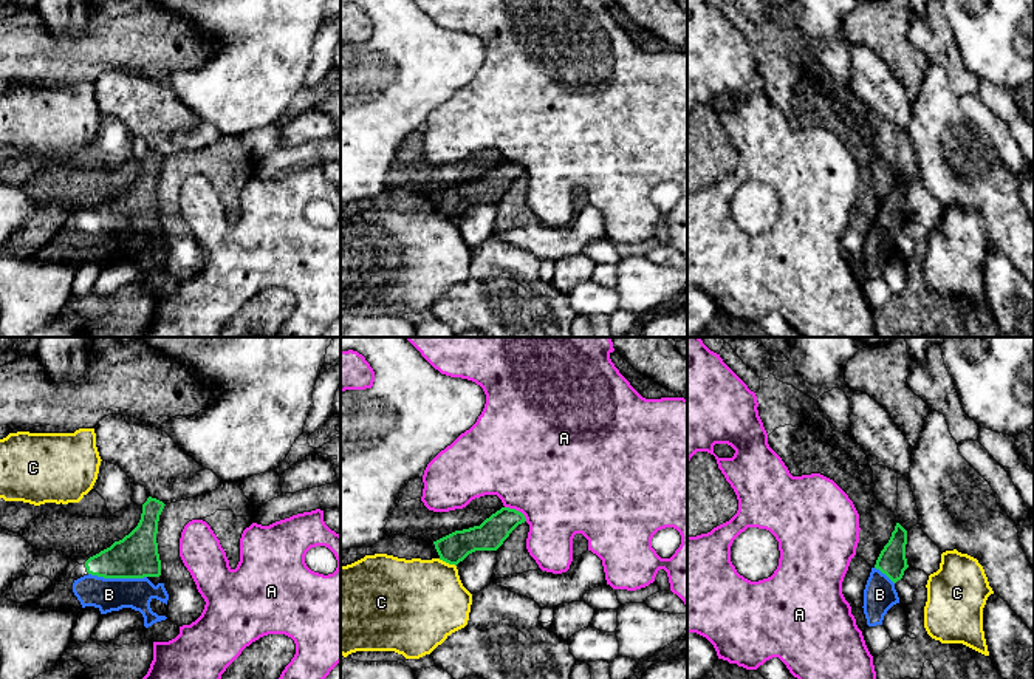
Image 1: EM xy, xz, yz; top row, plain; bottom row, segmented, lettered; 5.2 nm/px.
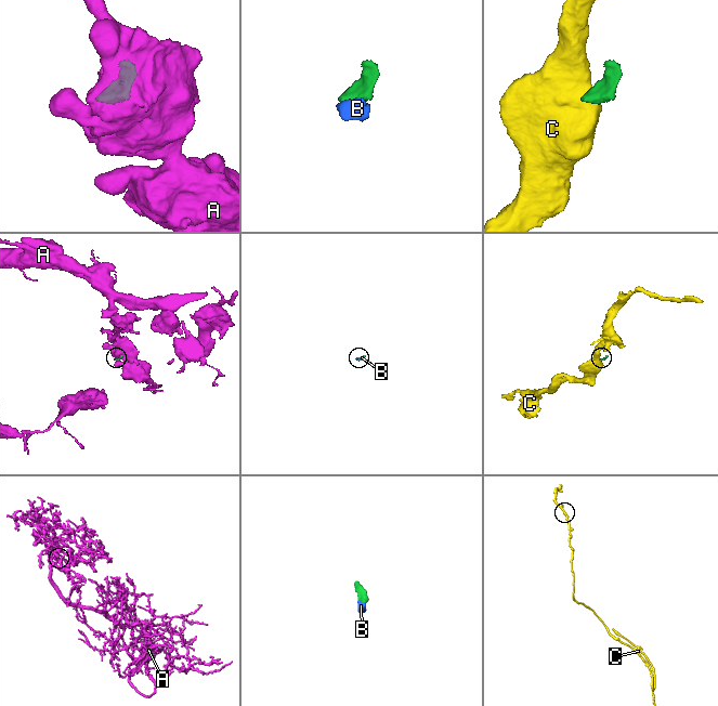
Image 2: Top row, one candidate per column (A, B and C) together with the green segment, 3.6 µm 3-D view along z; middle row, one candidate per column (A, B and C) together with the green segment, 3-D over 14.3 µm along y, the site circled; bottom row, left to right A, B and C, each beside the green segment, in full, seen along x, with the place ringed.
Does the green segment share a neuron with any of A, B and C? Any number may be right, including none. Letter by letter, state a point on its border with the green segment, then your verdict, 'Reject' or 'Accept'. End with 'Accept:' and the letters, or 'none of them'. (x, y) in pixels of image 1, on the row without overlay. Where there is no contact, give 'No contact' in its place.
A: Touches green at xz (517, 164). Reject
B: Touches green at xy (118, 231). Accept
C: Touches green at xz (448, 215). Reject
Accept: B

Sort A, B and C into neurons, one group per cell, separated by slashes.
A / B / C

